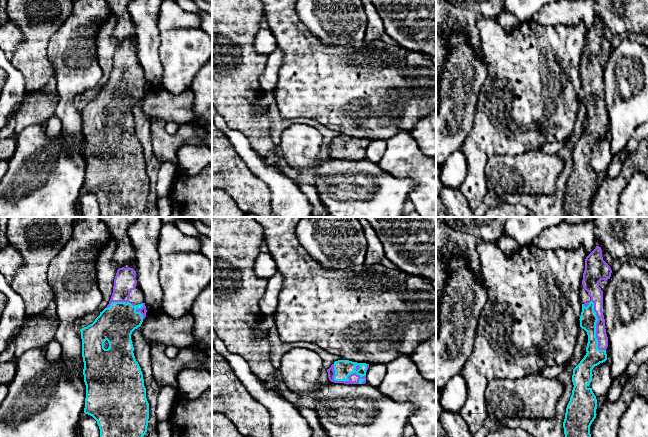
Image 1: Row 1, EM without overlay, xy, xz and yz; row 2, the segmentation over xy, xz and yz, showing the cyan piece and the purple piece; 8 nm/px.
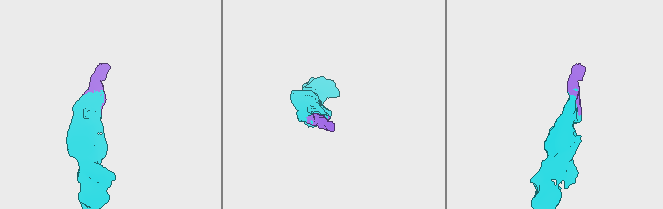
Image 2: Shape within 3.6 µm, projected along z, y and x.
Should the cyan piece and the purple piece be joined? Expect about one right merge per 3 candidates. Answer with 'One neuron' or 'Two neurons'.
One neuron

